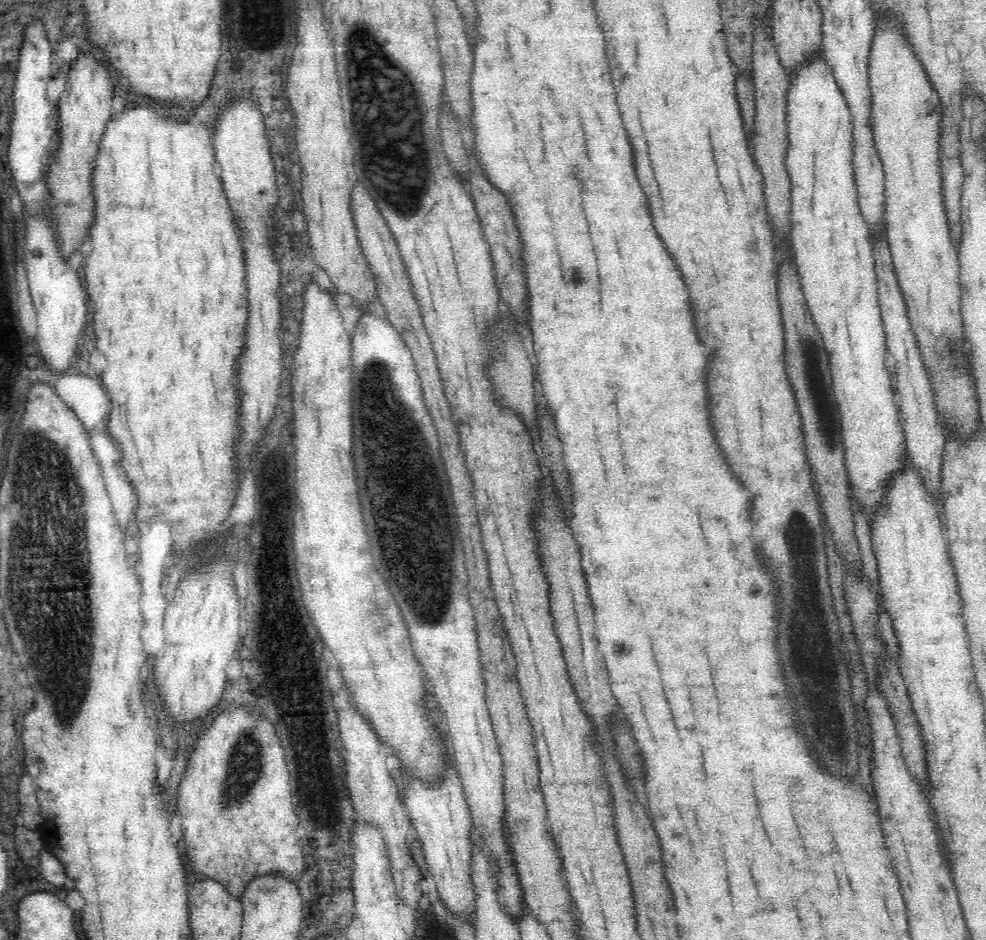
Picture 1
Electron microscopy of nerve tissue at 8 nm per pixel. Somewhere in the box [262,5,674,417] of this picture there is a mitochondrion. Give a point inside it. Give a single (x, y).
(384, 112)

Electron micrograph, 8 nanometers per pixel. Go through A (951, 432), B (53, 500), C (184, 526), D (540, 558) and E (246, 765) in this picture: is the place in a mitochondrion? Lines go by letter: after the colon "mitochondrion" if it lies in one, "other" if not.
A: other
B: mitochondrion
C: mitochondrion
D: other
E: mitochondrion

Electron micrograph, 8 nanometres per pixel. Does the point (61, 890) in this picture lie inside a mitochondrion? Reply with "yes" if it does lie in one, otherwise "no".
no

